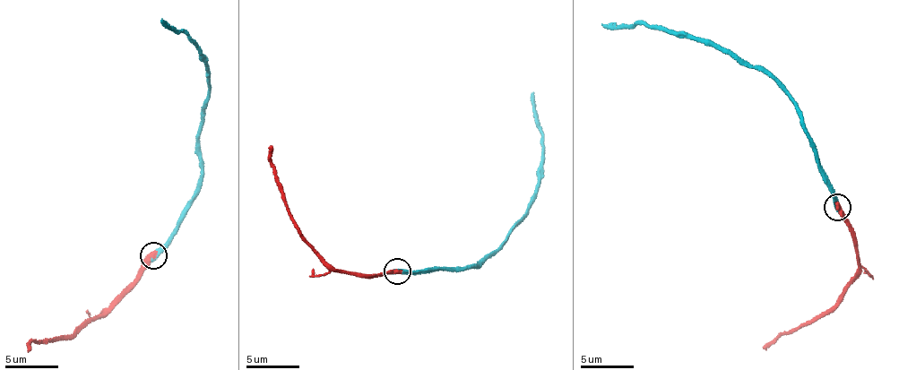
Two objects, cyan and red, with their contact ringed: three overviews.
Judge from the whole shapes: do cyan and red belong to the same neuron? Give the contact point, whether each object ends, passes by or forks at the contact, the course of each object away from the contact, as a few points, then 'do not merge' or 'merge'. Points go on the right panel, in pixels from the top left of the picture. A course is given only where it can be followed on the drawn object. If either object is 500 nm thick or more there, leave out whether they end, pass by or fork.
(837, 207) | cyan ends | red ends | cyan via (837, 206), (830, 181), (799, 117), (793, 98), (761, 71), (709, 44), (642, 24), (602, 24) | red via (837, 206), (850, 228), (860, 265), (832, 309), (777, 336), (763, 348) | merge

